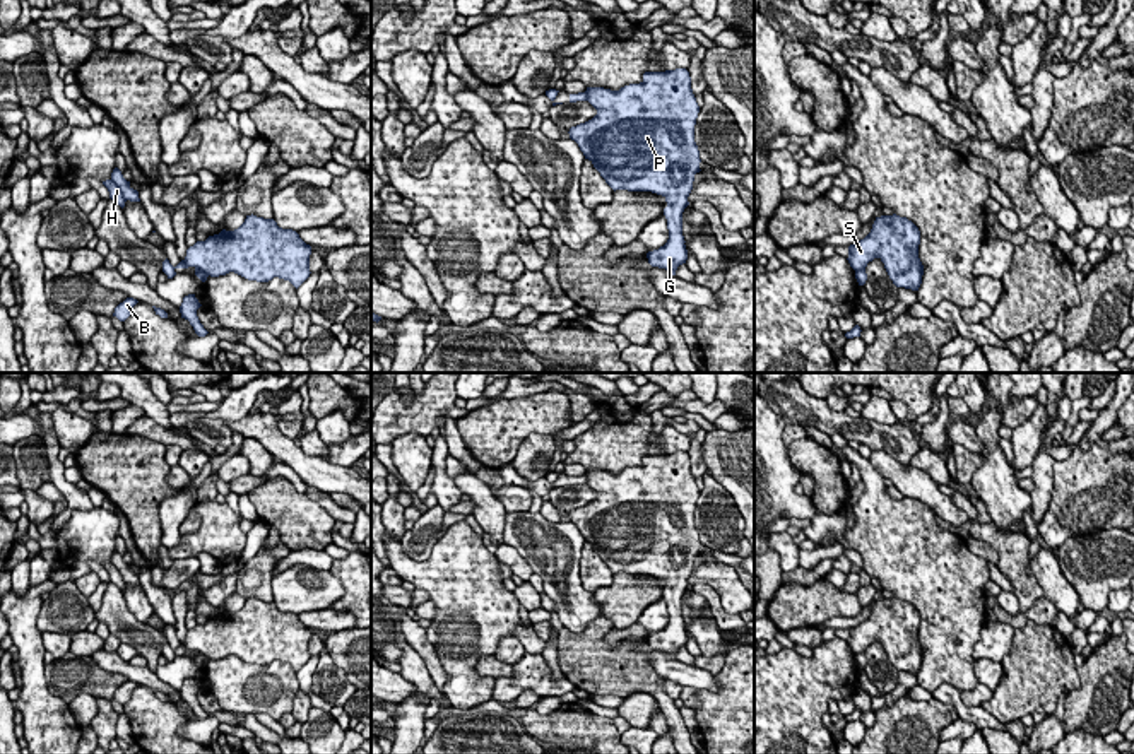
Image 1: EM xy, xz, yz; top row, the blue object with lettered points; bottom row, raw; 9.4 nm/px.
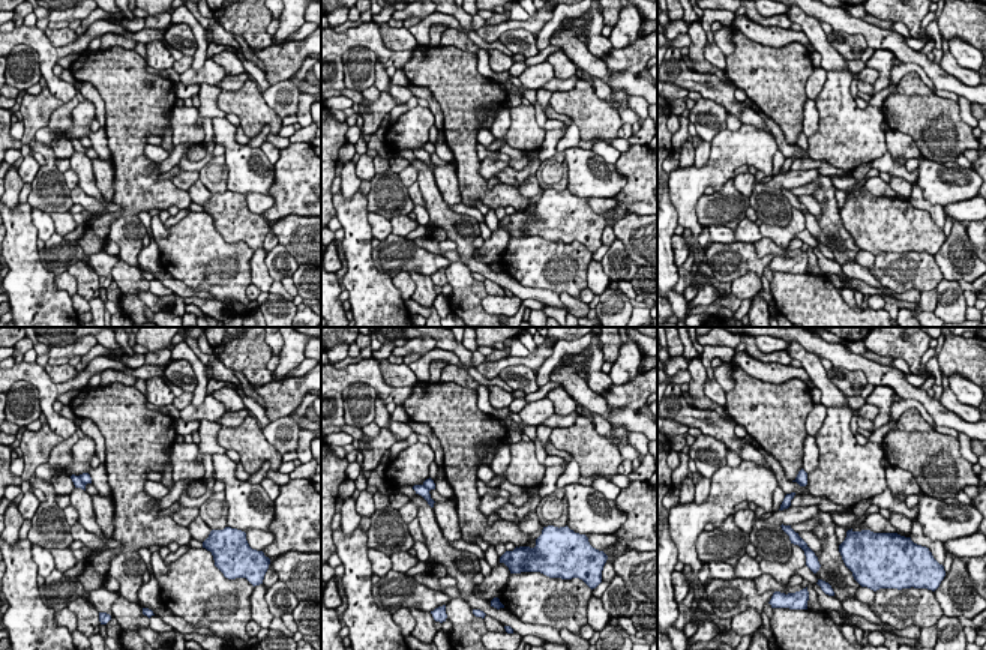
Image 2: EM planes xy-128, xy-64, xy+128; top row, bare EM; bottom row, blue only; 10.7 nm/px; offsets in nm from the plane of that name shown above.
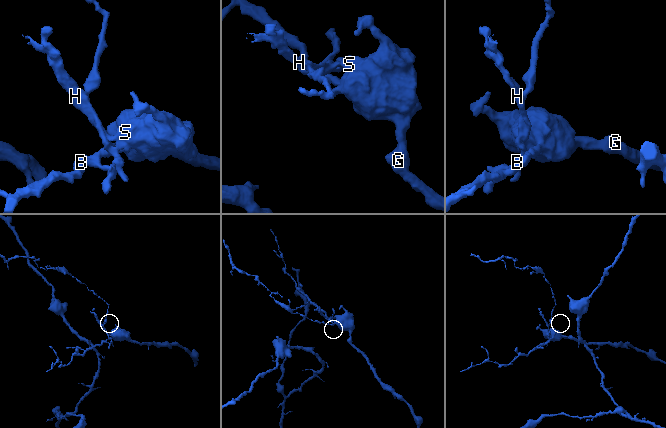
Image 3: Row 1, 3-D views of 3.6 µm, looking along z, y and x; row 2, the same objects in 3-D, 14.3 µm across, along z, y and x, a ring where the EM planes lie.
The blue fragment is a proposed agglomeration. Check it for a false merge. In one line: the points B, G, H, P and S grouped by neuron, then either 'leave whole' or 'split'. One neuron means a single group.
B G P S / H | split

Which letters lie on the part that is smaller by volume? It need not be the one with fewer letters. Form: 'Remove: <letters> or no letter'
Remove: H

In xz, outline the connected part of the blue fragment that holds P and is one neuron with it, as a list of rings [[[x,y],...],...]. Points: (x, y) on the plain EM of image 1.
[[[645,455],[640,467],[619,474],[587,470],[585,475],[597,498],[571,510],[570,521],[614,574],[652,574],[665,581],[669,622],[647,641],[676,658],[688,643],[682,595],[701,554],[694,525],[700,489],[689,455]]]

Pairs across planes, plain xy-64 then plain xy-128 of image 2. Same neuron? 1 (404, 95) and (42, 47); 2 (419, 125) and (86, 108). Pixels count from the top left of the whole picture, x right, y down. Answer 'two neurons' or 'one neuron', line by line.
1: one neuron
2: one neuron

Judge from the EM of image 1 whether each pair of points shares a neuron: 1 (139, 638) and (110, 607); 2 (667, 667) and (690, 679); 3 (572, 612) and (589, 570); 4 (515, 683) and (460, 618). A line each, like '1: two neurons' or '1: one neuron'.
1: one neuron
2: one neuron
3: two neurons
4: two neurons

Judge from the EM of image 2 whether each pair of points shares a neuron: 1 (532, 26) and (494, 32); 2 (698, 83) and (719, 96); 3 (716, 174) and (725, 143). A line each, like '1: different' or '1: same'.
1: same
2: same
3: same

